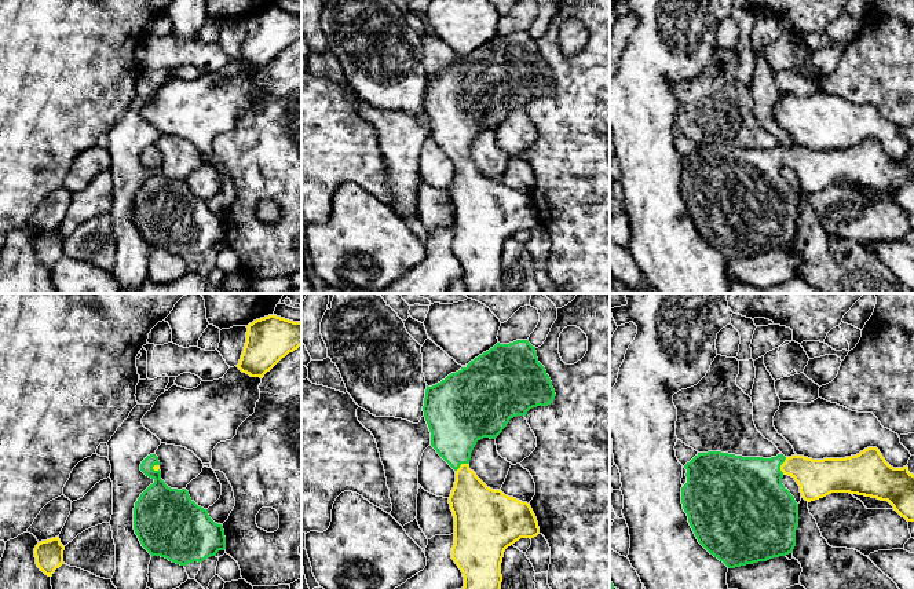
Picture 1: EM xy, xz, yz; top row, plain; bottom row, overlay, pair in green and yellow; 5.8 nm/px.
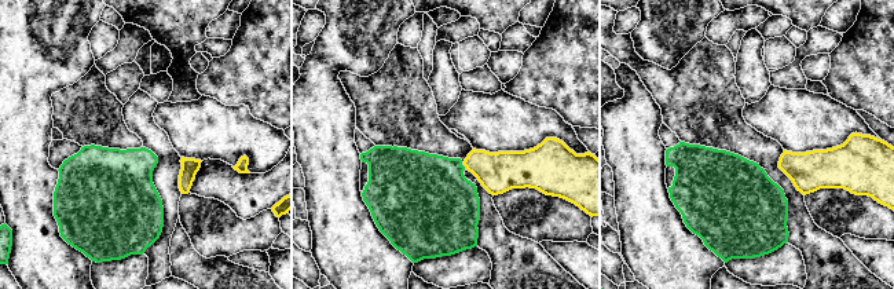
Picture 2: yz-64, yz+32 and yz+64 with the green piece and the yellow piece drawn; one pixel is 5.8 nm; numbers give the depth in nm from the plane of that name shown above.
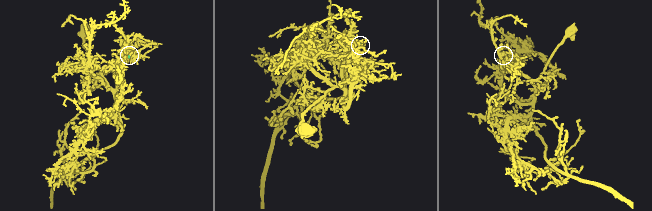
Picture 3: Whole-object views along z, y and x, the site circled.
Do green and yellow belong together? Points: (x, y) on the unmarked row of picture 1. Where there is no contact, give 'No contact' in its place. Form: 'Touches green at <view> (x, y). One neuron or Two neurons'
Touches green at yz (781, 156). One neuron

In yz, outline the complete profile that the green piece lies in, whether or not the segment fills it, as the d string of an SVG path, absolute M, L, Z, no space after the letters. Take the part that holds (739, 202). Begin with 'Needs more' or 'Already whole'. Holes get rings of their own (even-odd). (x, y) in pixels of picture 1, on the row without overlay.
Needs more. M877 139L845 150L812 151L804 147L742 149L721 143L698 144L684 157L687 175L681 195L698 234L728 260L793 245L798 219L798 195L782 176L785 167L800 178L811 194L831 184L849 184L888 193L907 213L914 213L914 167L908 158L891 158Z

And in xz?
Needs more. M529 32L497 34L440 74L427 77L423 103L431 124L431 138L456 162L449 189L454 208L451 250L463 264L463 283L468 293L504 293L501 255L505 241L520 230L531 231L540 226L530 195L487 179L469 161L471 144L478 132L496 131L511 110L526 109L530 100L548 98L555 88L552 73Z

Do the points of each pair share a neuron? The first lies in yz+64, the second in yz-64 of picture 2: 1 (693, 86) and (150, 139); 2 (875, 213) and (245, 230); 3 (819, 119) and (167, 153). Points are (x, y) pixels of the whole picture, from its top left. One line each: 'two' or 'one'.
1: two
2: one
3: two

